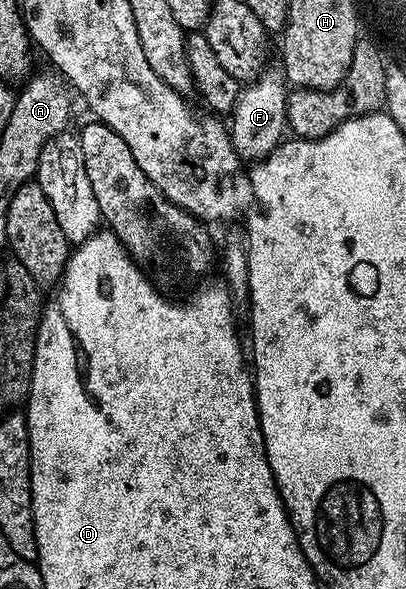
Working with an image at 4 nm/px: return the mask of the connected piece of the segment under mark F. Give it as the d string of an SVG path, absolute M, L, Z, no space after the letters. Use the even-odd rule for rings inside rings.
M263 71L257 77L257 79L259 78L258 81L255 79L241 89L232 113L234 121L229 121L228 124L230 140L234 143L234 150L246 162L265 160L271 152L278 148L288 132L286 127L287 81L277 71L275 71L276 73L265 72Z

